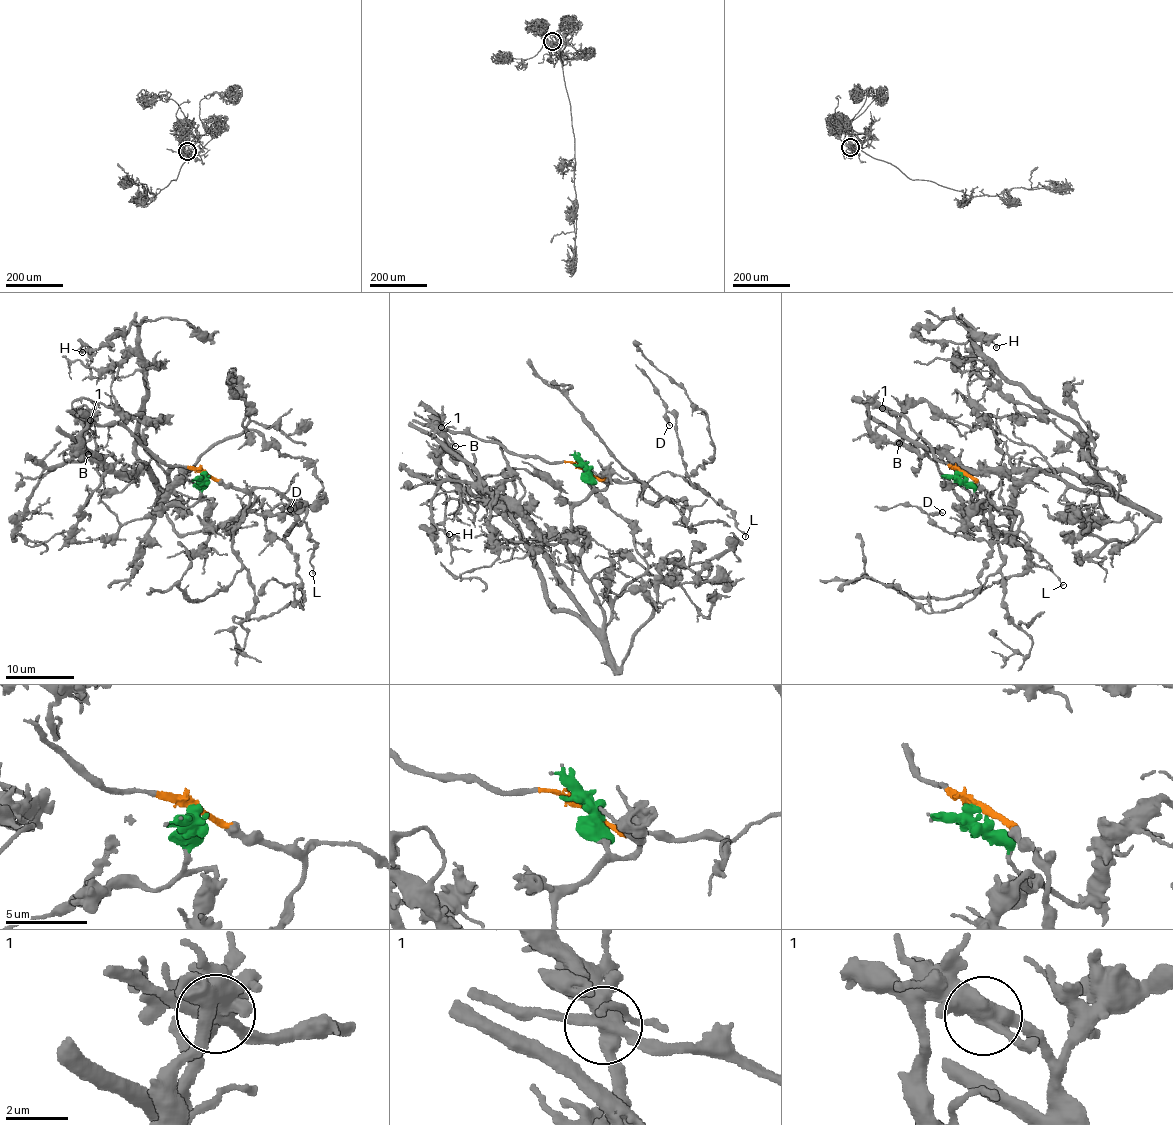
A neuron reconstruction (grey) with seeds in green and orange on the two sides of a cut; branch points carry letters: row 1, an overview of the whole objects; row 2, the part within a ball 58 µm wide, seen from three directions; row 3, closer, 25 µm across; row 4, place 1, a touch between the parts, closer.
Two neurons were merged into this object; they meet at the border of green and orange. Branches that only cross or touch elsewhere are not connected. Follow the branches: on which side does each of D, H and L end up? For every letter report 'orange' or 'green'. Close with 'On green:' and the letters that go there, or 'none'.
D: orange
H: green
L: orange
On green: H

